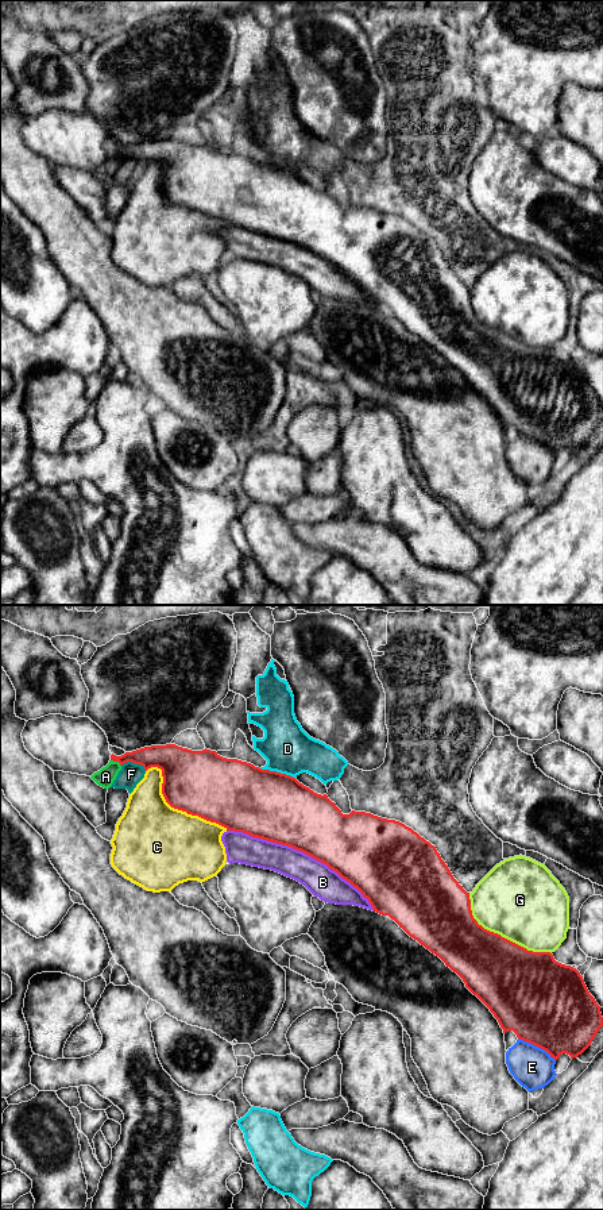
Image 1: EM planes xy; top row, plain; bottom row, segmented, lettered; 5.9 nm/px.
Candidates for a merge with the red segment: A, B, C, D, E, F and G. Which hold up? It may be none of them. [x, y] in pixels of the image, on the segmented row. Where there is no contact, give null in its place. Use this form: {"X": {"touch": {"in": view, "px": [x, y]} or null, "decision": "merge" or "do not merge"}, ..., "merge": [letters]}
{"A": {"touch": {"in": "xy", "px": [116, 760]}, "decision": "do not merge"}, "B": {"touch": {"in": "xy", "px": [302, 851]}, "decision": "merge"}, "C": {"touch": {"in": "xy", "px": [174, 808]}, "decision": "do not merge"}, "D": {"touch": {"in": "xy", "px": [278, 773]}, "decision": "do not merge"}, "E": {"touch": {"in": "xy", "px": [537, 1045]}, "decision": "do not merge"}, "F": {"touch": {"in": "xy", "px": [134, 762]}, "decision": "do not merge"}, "G": {"touch": {"in": "xy", "px": [499, 935]}, "decision": "do not merge"}, "merge": ["B"]}

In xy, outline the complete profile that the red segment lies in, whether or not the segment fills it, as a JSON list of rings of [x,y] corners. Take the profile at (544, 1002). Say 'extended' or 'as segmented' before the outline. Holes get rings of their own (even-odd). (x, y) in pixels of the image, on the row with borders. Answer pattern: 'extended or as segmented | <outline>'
extended | [[[175,744],[151,745],[111,760],[127,762],[162,770],[162,794],[178,810],[216,822],[227,831],[221,836],[227,862],[279,872],[304,885],[314,897],[336,905],[360,906],[389,916],[421,945],[438,956],[456,972],[465,987],[476,995],[498,1020],[503,1033],[513,1030],[557,1060],[563,1053],[571,1059],[581,1055],[603,1026],[600,1006],[590,994],[580,972],[554,960],[550,952],[533,952],[484,929],[472,916],[469,893],[453,878],[436,847],[405,824],[366,812],[343,814],[326,794],[321,795],[295,778],[262,770],[251,763],[227,759],[216,751],[192,751]]]

